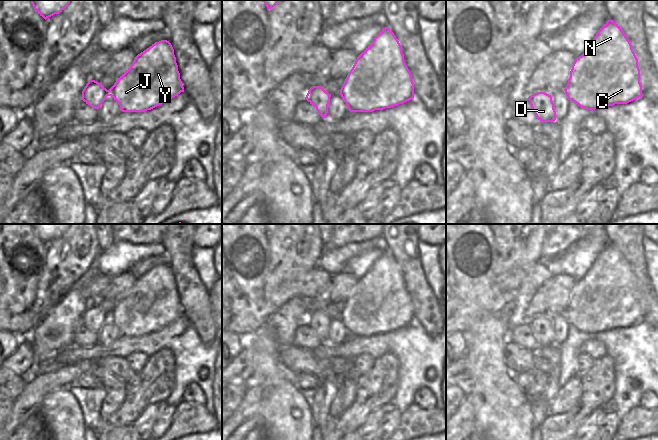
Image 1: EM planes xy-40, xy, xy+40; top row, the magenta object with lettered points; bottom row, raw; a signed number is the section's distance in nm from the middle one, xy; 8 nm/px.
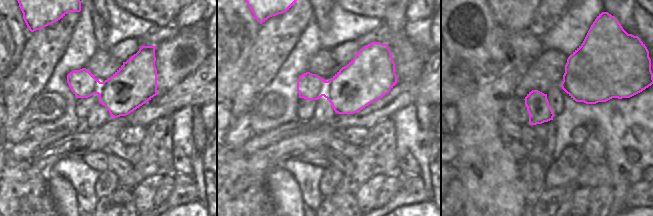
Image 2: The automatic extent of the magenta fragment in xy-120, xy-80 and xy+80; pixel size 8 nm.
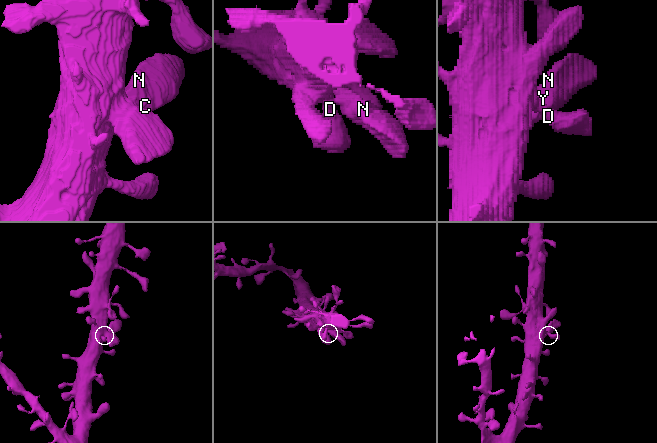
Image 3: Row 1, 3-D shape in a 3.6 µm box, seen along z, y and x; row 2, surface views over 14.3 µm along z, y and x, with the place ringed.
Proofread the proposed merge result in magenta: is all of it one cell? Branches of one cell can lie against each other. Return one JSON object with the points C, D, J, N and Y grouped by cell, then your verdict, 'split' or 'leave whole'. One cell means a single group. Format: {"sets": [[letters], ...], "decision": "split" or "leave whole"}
{"sets": [["C", "D", "J", "N", "Y"]], "decision": "leave whole"}

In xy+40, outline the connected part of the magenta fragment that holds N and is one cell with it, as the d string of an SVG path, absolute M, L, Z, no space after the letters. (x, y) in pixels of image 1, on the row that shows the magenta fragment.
M609 19L586 51L575 59L564 91L568 100L587 110L627 104L642 96L638 59L630 41L616 22Z

